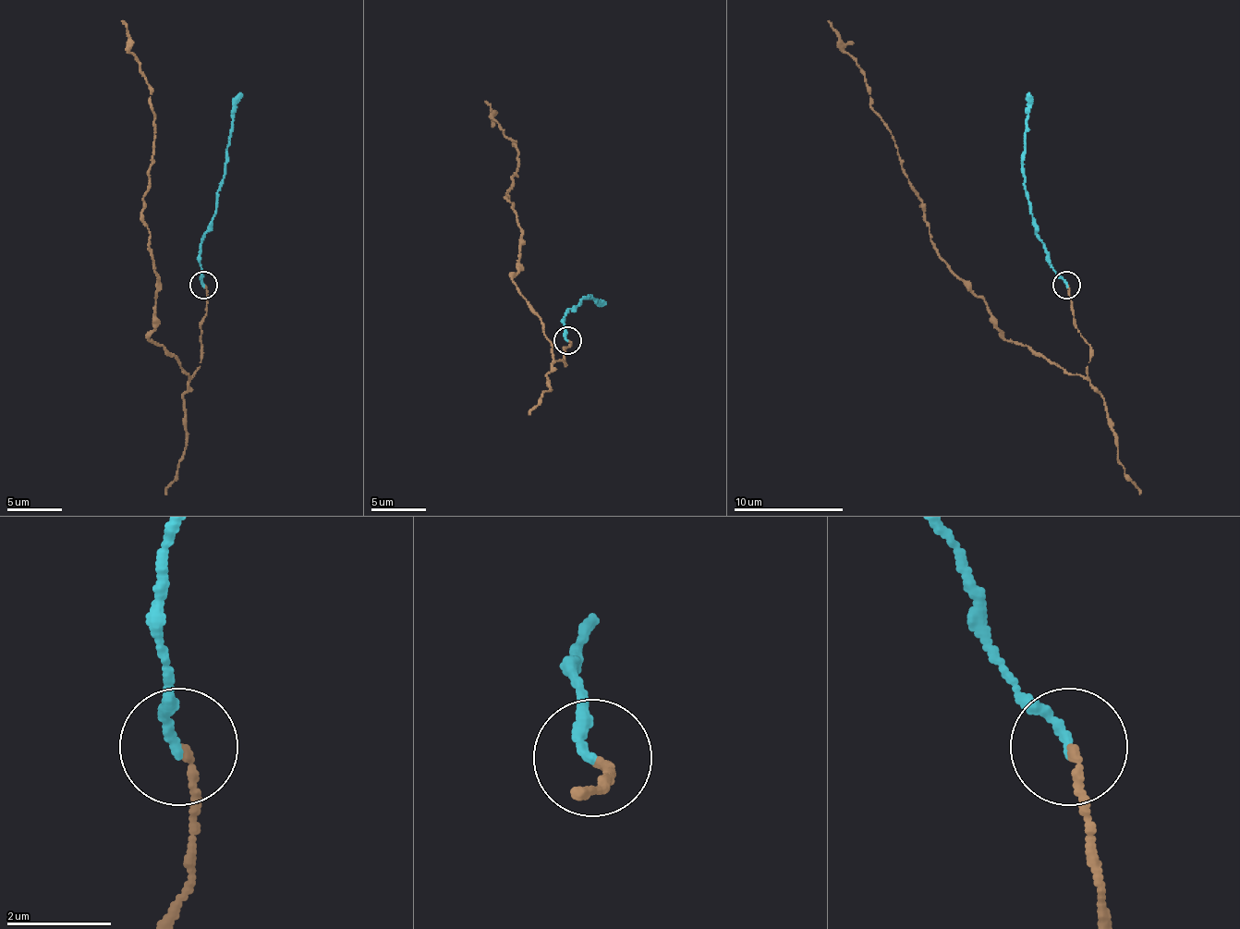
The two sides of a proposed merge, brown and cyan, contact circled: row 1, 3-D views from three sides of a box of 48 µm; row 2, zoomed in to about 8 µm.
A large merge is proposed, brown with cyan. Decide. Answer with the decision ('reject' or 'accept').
accept

